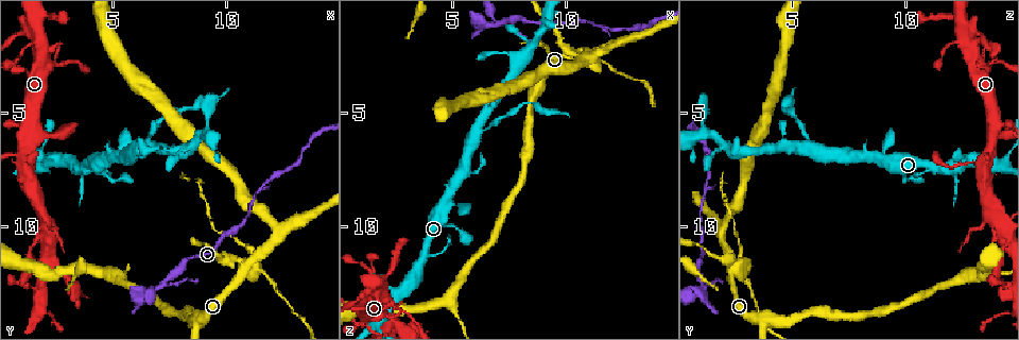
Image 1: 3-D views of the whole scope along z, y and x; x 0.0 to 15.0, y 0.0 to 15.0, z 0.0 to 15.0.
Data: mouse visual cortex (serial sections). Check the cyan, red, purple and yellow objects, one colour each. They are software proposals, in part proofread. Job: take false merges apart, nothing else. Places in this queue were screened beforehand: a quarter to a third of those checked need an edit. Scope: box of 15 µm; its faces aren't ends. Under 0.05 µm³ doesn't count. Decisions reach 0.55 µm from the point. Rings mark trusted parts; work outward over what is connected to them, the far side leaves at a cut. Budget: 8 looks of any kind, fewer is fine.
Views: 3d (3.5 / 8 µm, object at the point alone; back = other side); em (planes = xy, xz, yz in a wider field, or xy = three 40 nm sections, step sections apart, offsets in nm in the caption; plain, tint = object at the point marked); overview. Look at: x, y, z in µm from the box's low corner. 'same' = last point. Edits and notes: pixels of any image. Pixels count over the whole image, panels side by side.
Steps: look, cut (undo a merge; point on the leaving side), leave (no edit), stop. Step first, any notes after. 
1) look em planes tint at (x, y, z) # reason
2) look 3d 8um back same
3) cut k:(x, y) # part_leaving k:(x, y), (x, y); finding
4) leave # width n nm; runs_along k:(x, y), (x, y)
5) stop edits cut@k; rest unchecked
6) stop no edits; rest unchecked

look 3d 3.5um at (6.9, 12.7, 1.2) # a fork

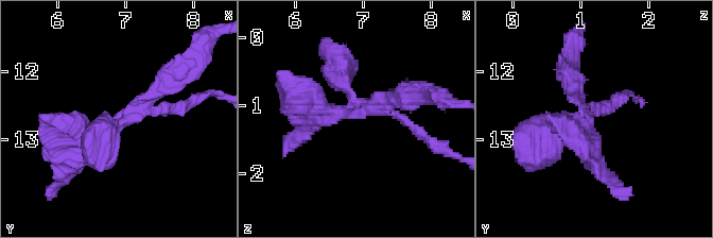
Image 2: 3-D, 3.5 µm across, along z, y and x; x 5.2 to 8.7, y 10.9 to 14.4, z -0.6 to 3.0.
look em xy step 5 tint at (7.00, 12.70, 1.05) # shape alone is not enough

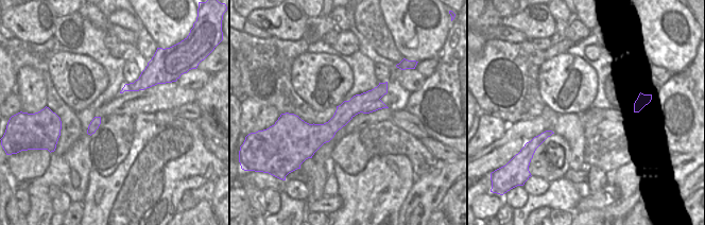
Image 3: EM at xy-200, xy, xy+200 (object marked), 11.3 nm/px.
cut 2:(186, 104) # border 3:(351, 116), (343, 116), (334, 133); two cells meet here

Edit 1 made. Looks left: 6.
look overview

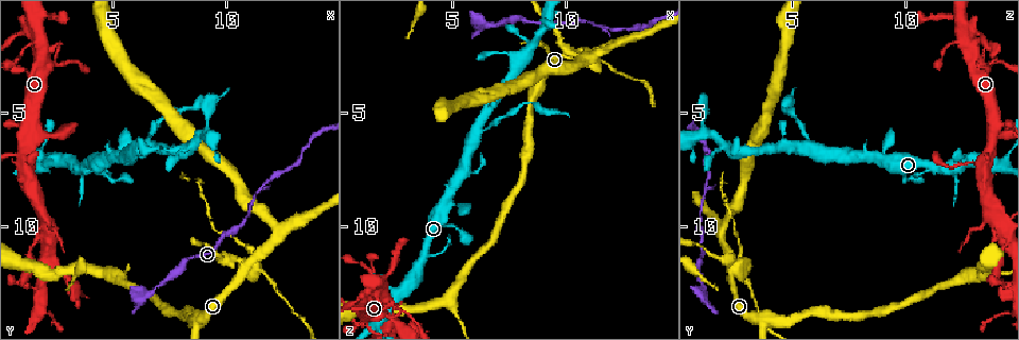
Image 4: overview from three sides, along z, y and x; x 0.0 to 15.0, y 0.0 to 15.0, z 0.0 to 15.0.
look 3d 3.5um at (10.9, 12.0, 2.3) # sudden change in width

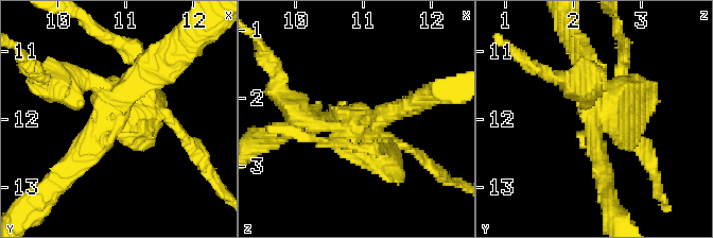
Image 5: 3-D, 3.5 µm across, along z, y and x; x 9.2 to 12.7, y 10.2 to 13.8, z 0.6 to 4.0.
look em xy step 2 tint at (10.80, 11.90, 2.35) # now the EM

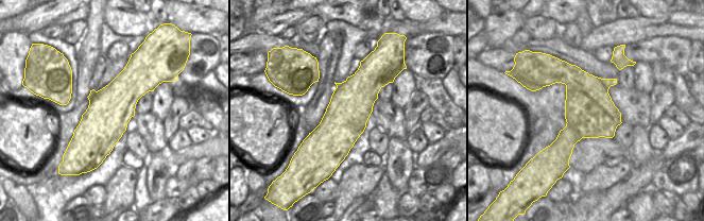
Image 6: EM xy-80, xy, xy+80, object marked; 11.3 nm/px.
cut 5:(126, 51) # two cells meet here

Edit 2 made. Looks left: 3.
look overview # redraw

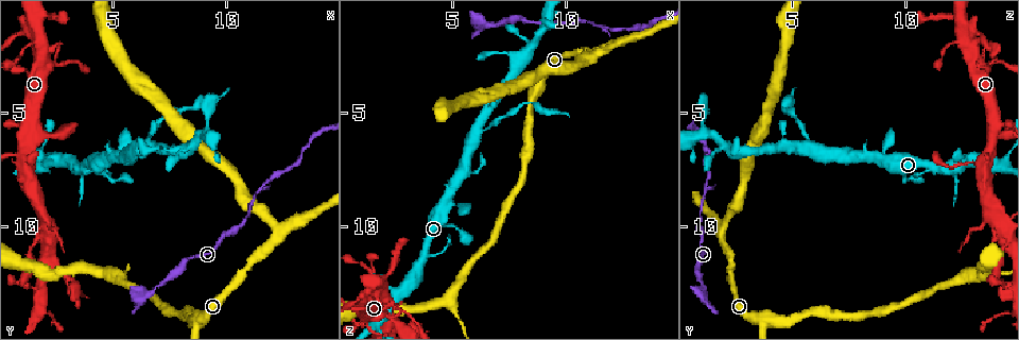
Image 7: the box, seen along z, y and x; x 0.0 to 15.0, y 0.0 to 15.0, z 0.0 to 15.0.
look 3d 3.5um at (6.0, 6.5, 5.6) # narrows sharply

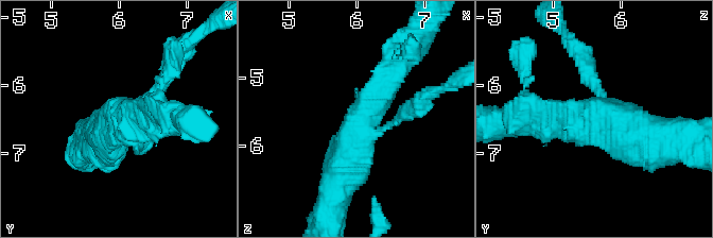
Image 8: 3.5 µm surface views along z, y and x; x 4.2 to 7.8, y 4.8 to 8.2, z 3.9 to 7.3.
cut 8:(589, 67) # arms 3; part_leaving 8:(601, 92), (562, 28); a second cell is stuck on

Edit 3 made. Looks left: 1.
stop edits cut@2, cut@5, cut@8; rest unchecked

